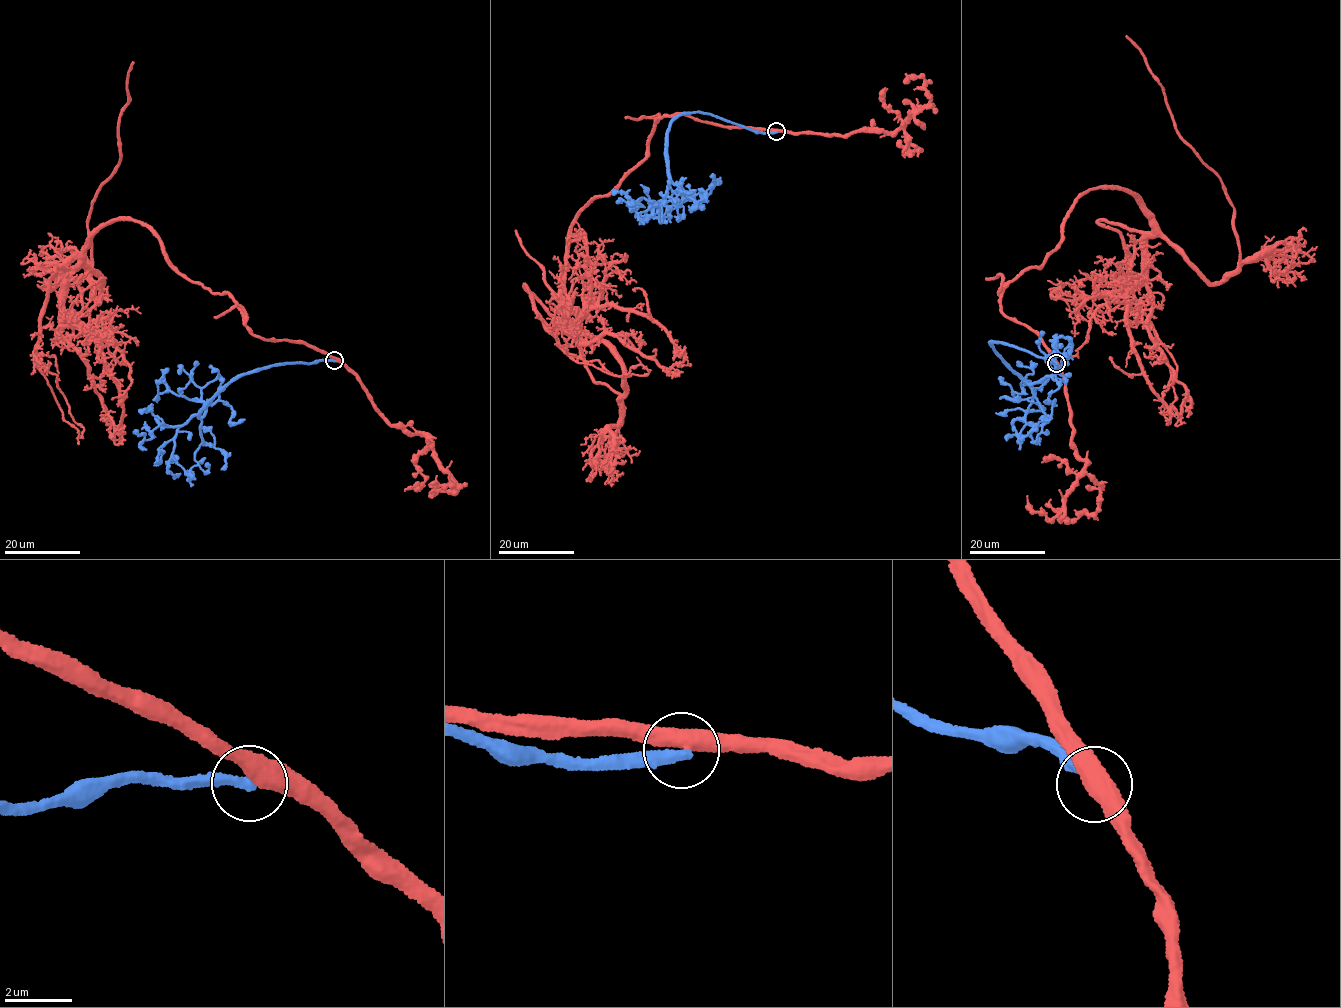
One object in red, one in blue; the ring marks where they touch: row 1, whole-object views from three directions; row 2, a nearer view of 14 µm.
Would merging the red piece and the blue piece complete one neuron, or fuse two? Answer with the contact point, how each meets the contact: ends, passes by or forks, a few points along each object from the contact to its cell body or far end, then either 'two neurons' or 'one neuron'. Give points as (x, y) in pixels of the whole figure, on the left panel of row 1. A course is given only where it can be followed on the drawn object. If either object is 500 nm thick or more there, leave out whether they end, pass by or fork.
(334, 360) | red via (334, 360), (256, 337), (124, 217), (86, 249), (94, 297), (88, 219), (133, 61) | blue via (334, 361), (244, 373), (206, 405), (198, 415), (203, 416), (205, 403), (159, 392), (158, 380), (168, 368) | two neurons

